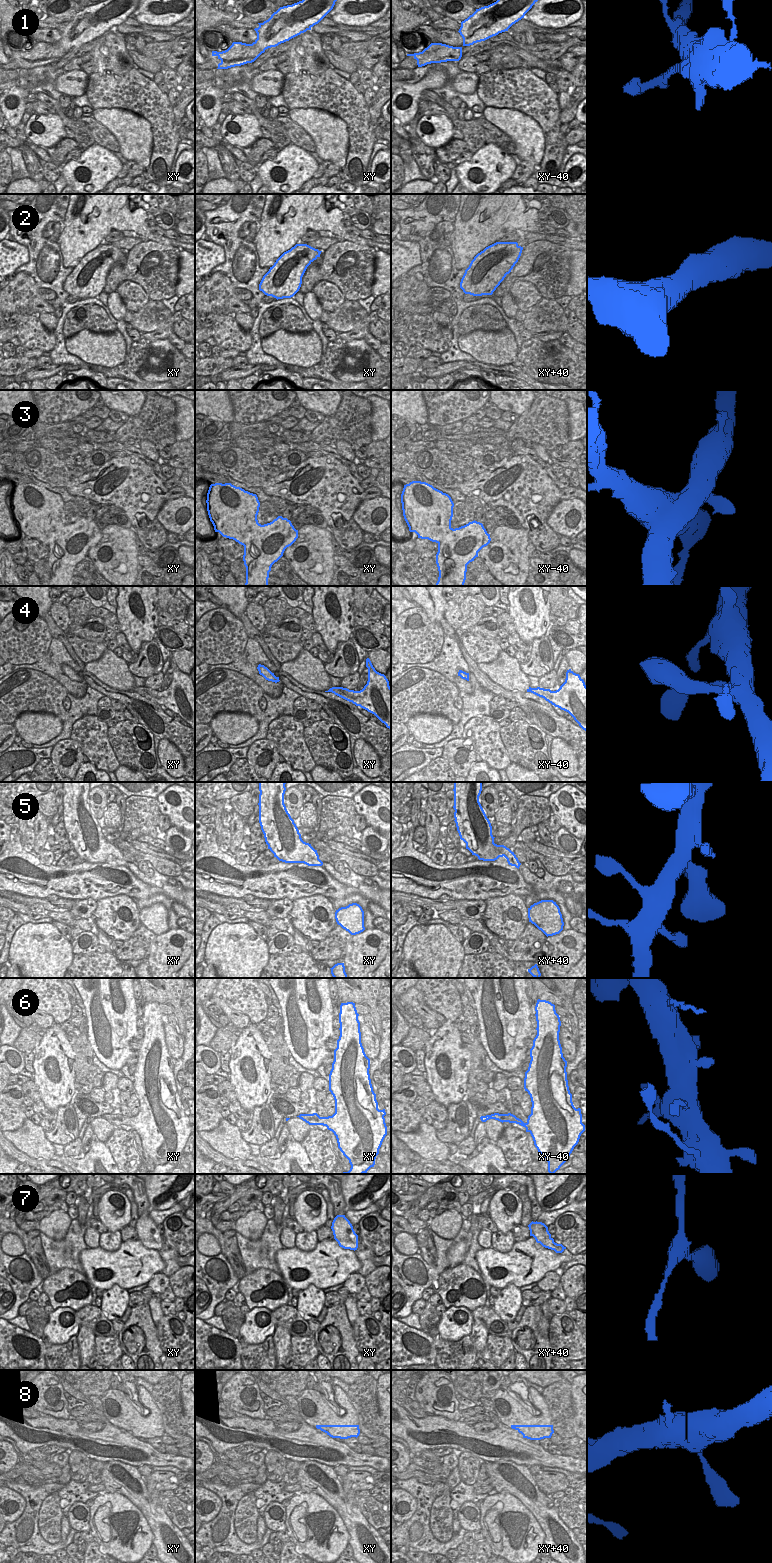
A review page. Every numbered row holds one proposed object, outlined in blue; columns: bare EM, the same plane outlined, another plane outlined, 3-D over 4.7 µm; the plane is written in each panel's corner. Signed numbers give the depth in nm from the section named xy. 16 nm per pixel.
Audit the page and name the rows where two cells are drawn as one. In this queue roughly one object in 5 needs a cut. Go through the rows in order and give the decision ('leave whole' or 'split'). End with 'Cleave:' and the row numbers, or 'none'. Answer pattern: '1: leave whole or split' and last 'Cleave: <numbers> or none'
1: split
2: leave whole
3: split
4: leave whole
5: leave whole
6: leave whole
7: leave whole
8: leave whole
Cleave: 1, 3

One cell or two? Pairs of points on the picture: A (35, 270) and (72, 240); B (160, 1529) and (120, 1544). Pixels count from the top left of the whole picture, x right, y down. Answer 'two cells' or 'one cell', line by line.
A: two cells
B: two cells

